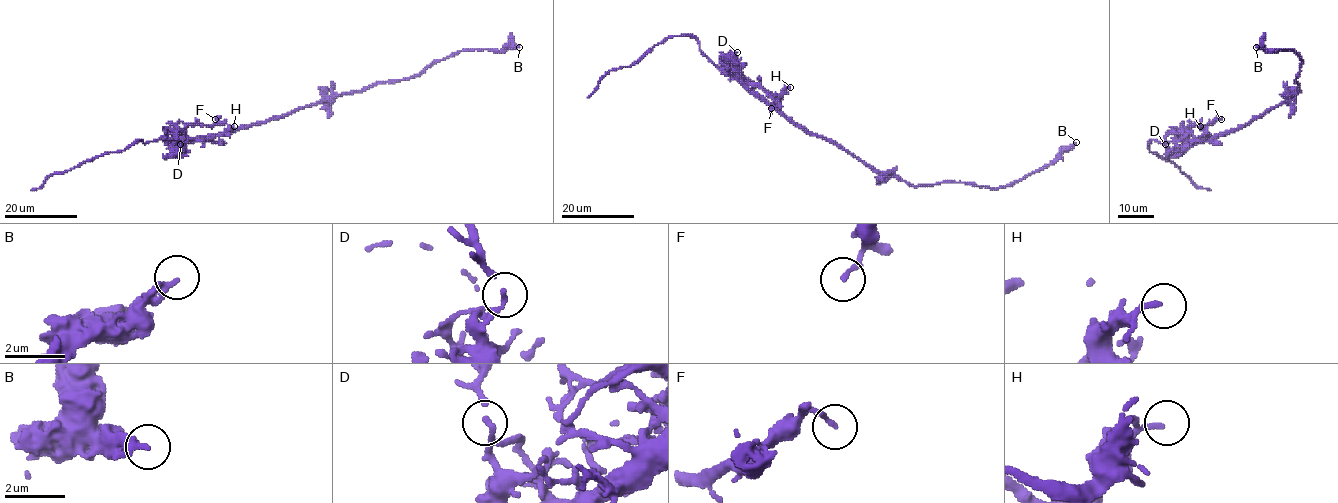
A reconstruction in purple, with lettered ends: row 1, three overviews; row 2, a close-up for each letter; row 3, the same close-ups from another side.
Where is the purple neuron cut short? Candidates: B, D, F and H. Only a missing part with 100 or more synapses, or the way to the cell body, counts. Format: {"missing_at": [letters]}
{"missing_at": []}

